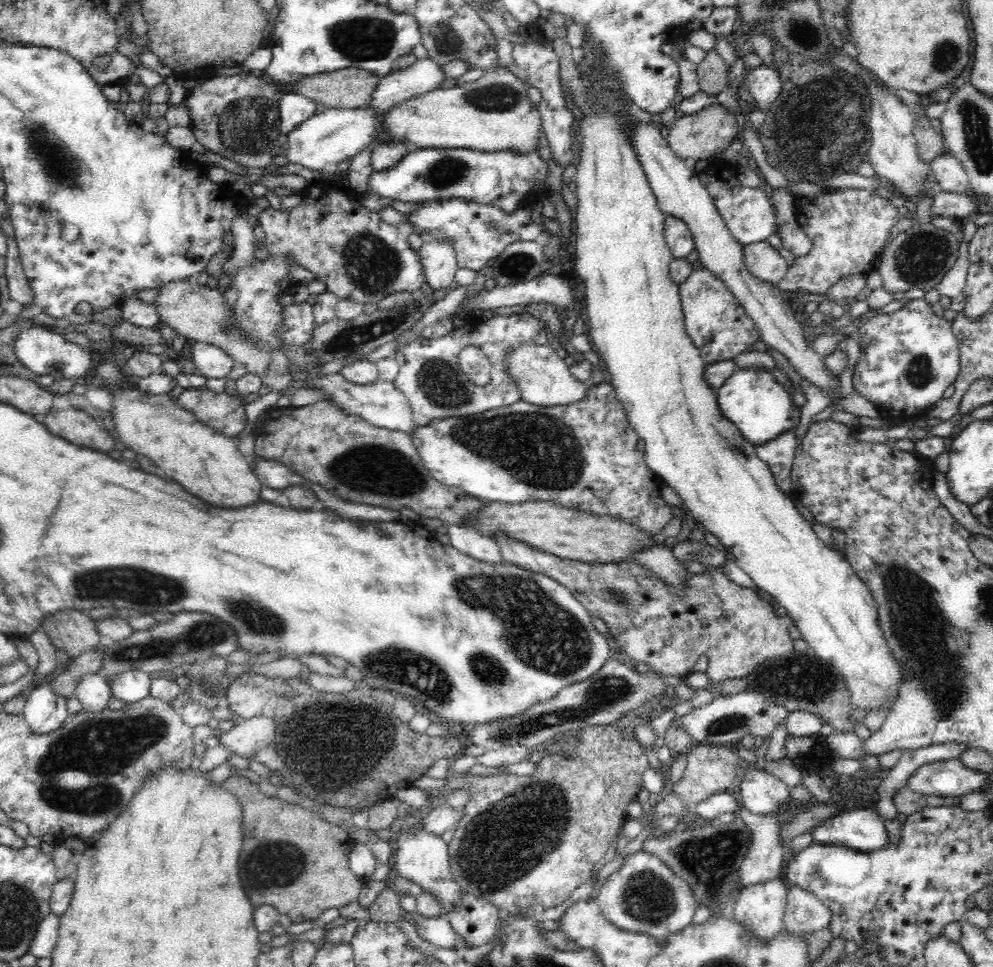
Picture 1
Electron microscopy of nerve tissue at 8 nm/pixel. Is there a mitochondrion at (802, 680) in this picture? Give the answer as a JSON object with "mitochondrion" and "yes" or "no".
{"mitochondrion":"yes"}

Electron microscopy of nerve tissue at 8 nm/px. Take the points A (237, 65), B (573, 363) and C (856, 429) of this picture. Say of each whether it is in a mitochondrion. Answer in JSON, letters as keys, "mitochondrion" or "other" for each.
{"A":"other","B":"other","C":"other"}

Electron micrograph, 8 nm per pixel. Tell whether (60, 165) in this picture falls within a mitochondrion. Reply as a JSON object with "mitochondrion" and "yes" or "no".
{"mitochondrion":"yes"}

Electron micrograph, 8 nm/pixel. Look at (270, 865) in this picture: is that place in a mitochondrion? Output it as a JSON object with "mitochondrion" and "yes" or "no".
{"mitochondrion":"yes"}

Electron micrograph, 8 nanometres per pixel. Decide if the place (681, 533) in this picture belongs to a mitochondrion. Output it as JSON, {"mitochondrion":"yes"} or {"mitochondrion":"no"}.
{"mitochondrion":"no"}

